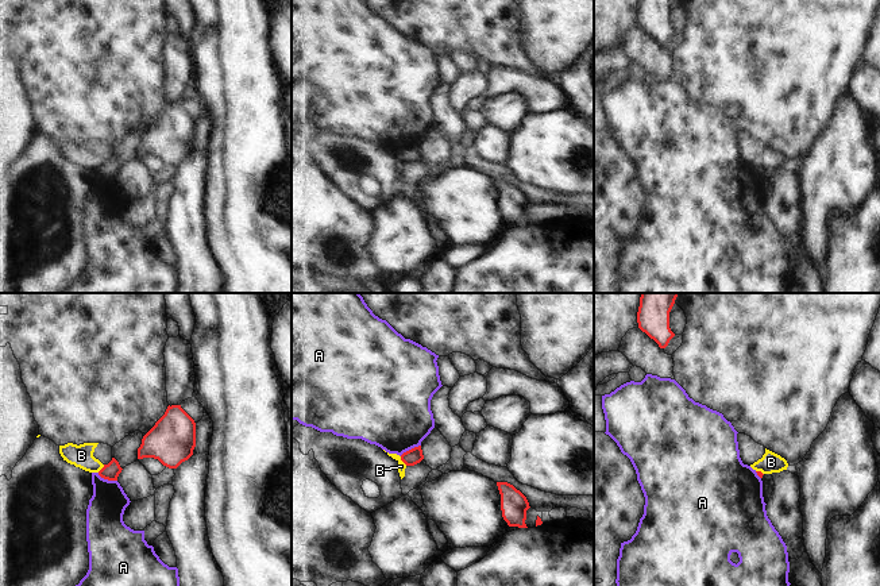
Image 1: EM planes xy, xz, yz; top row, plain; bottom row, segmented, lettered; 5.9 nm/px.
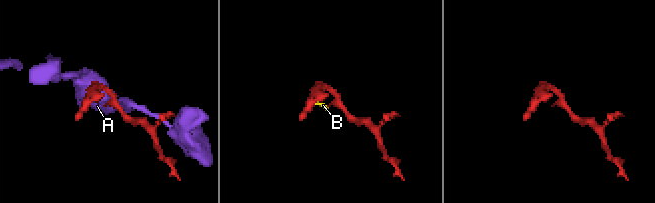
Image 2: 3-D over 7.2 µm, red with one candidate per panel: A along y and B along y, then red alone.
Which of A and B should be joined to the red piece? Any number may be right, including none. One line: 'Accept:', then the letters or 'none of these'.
Accept: none of these

